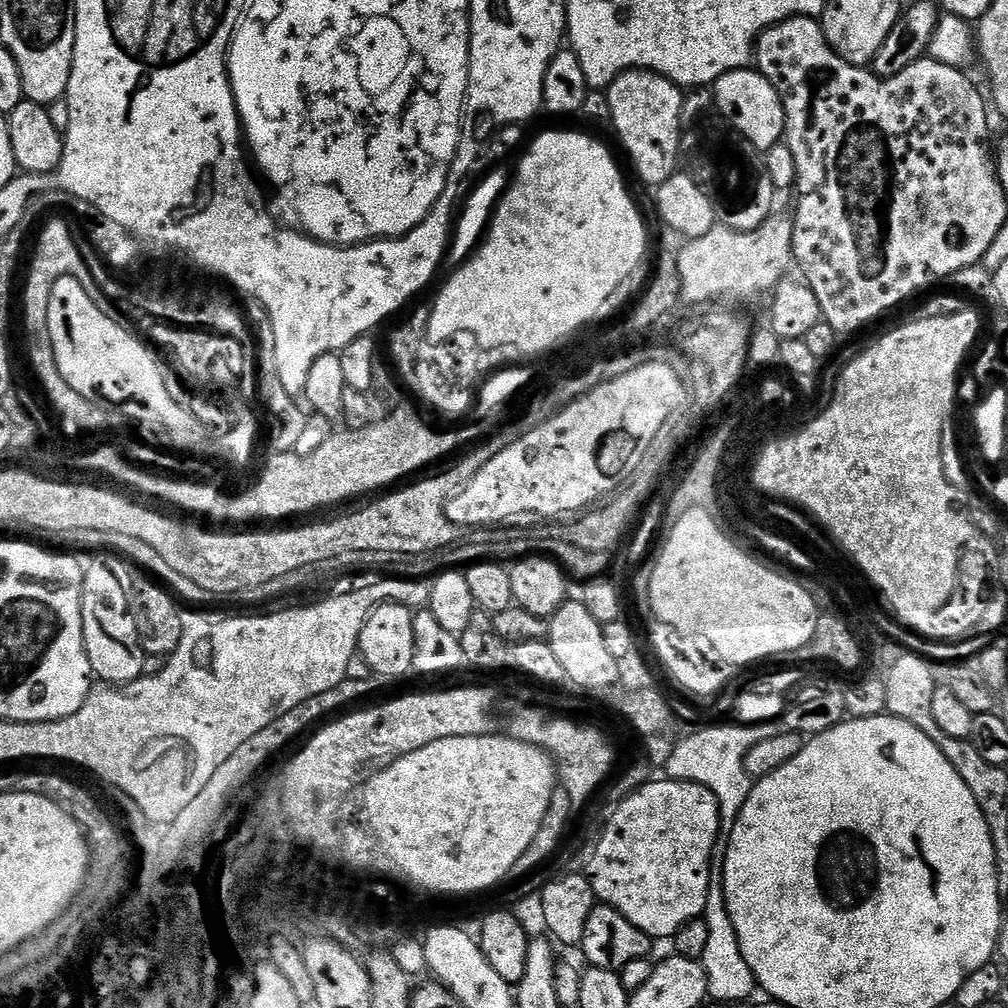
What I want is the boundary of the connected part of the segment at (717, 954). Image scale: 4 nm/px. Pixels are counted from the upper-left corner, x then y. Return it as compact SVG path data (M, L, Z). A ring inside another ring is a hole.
M713 871L702 919L710 930L710 939L706 941L706 954L702 961L709 997L720 1004L740 1004L743 1000L750 999L758 992L758 985L750 966L746 966L746 958L742 958L742 946L738 946L738 934L734 930L734 922L730 918L724 897L723 871Z

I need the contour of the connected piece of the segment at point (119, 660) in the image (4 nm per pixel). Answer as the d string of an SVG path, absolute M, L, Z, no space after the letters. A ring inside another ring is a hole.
M114 558L109 564L88 564L84 570L82 590L82 634L93 677L106 684L130 684L144 675L144 647L140 644L138 626L132 617L130 592L116 576L124 576L129 565Z

